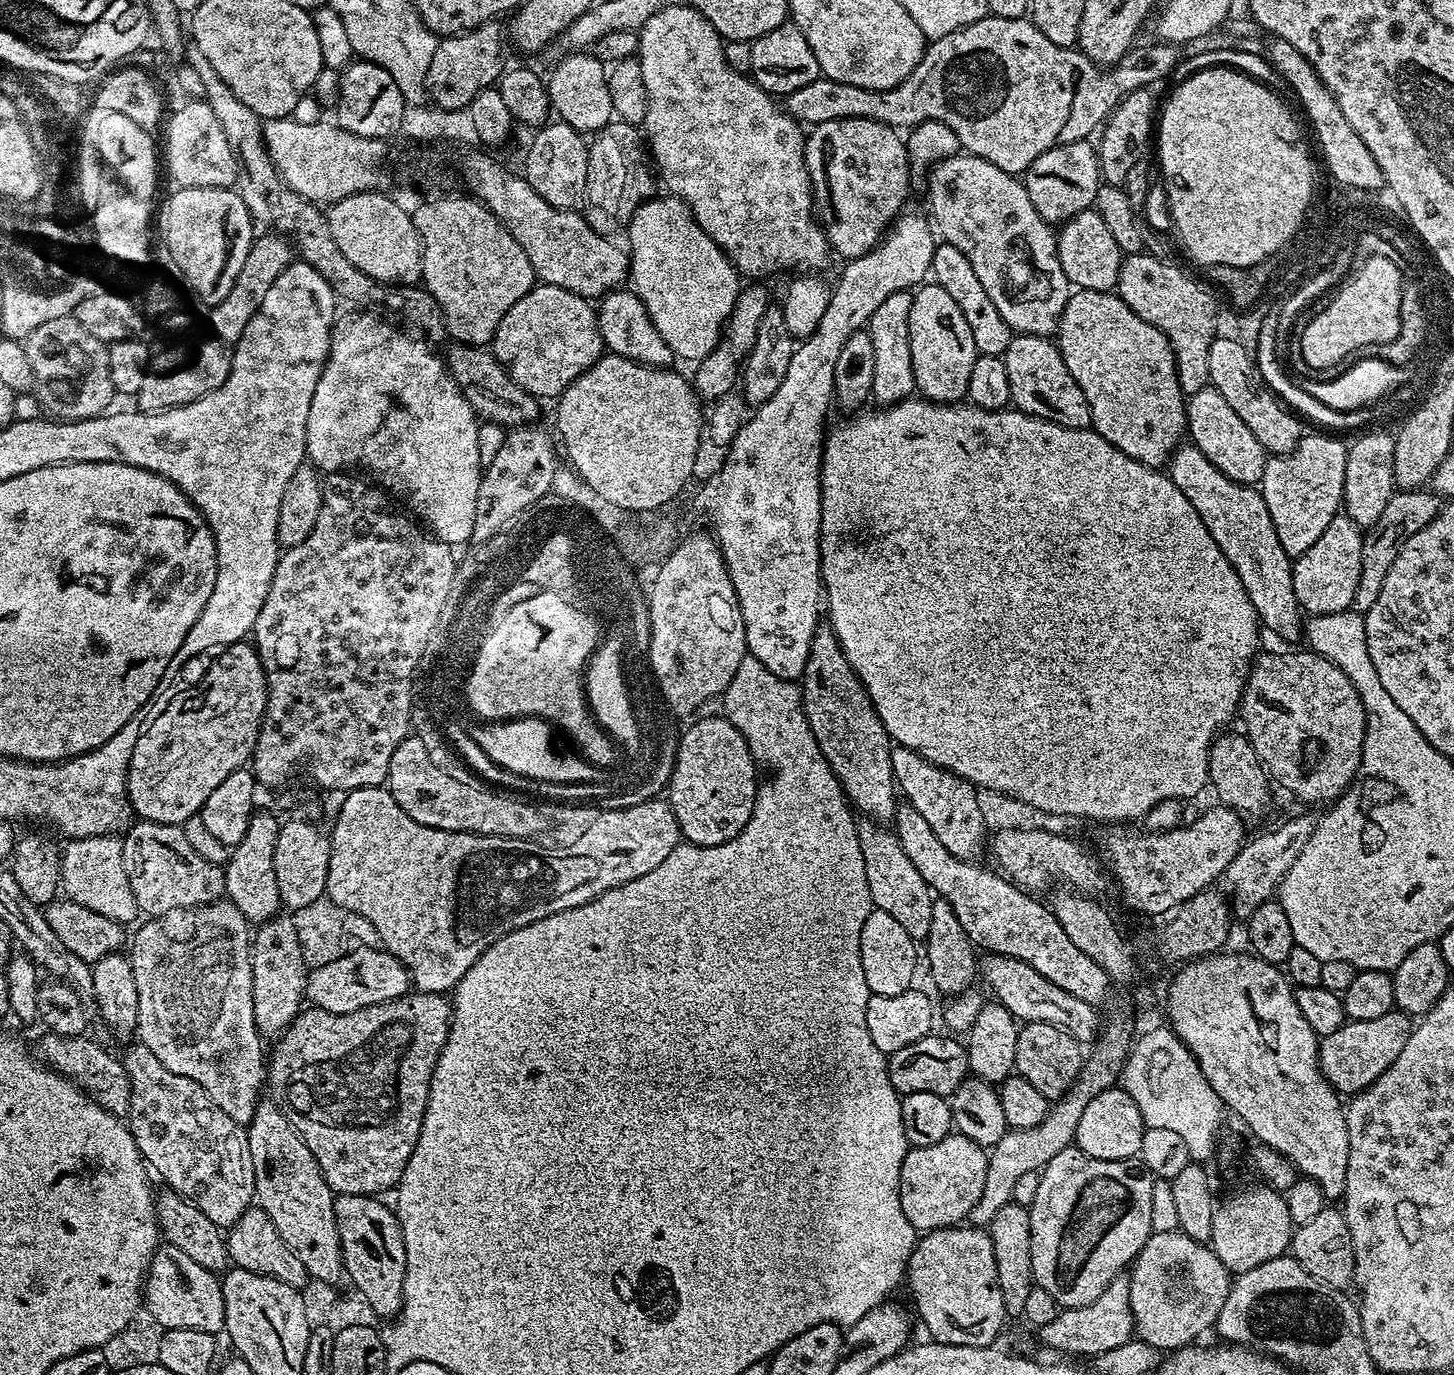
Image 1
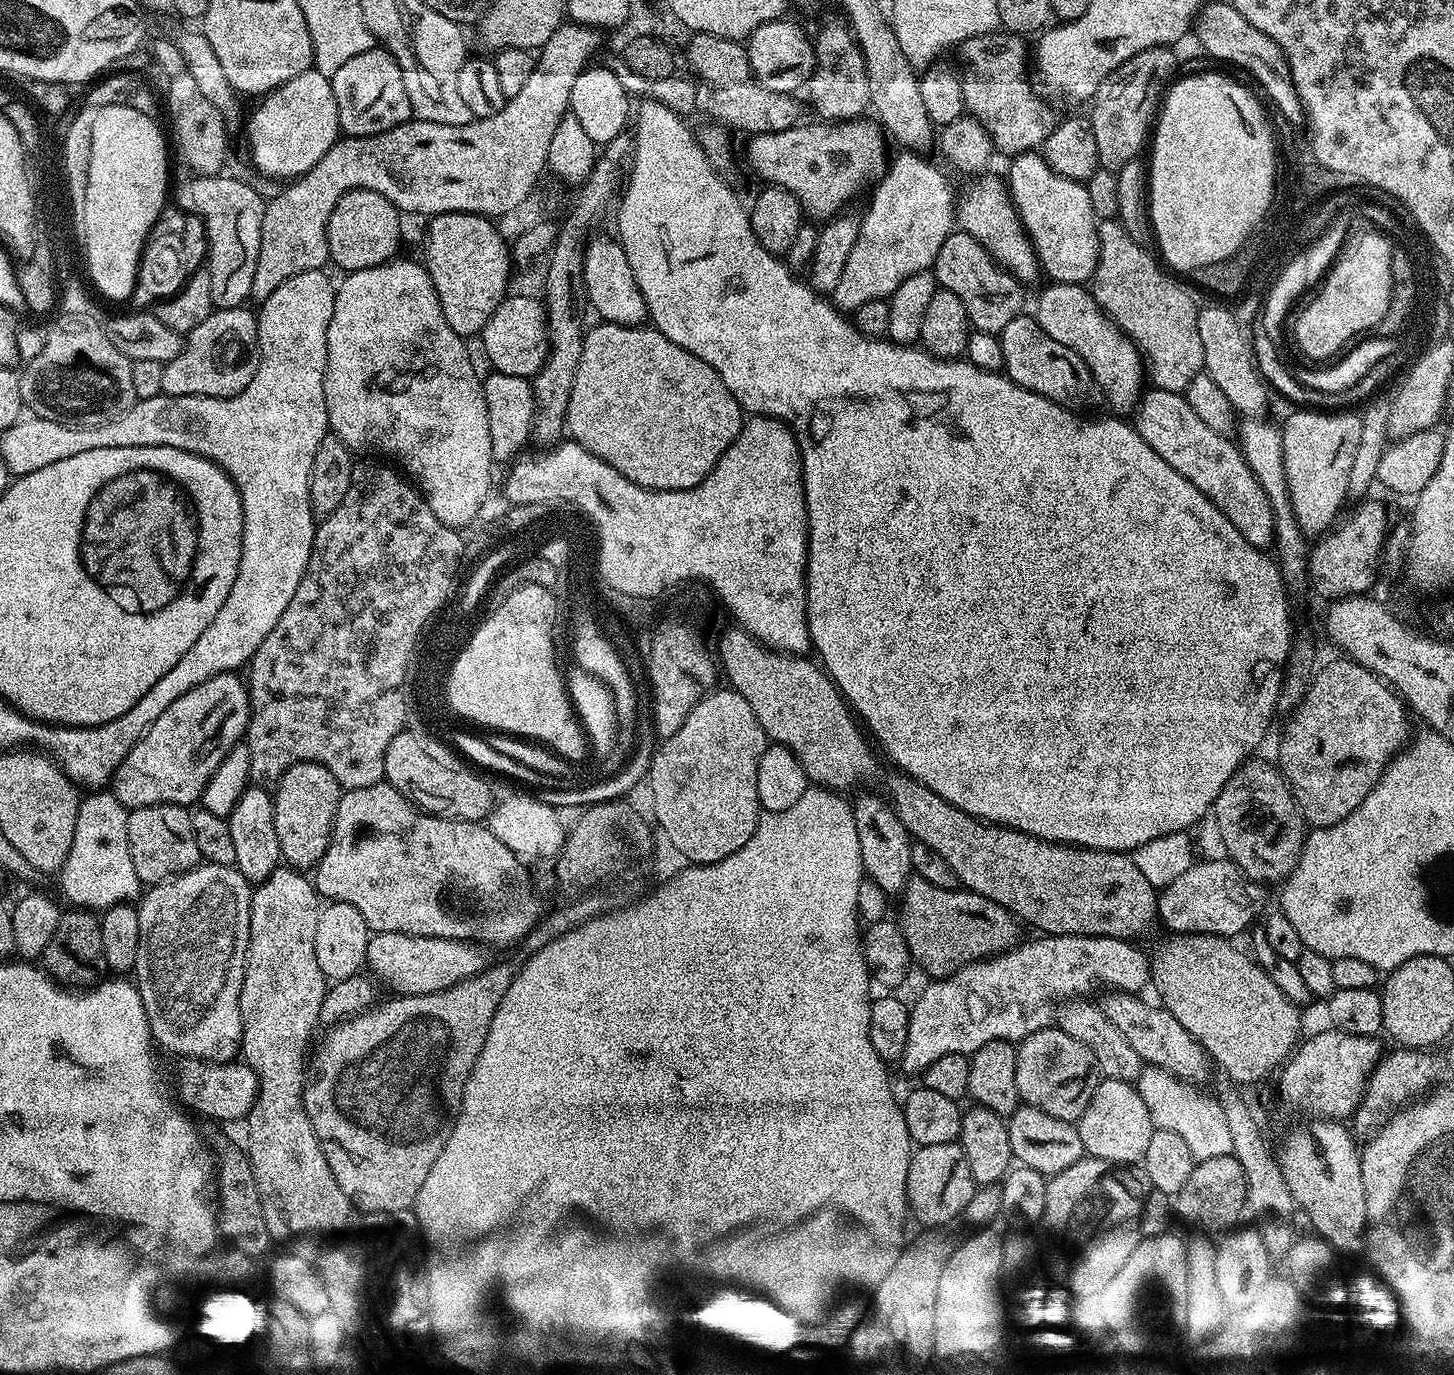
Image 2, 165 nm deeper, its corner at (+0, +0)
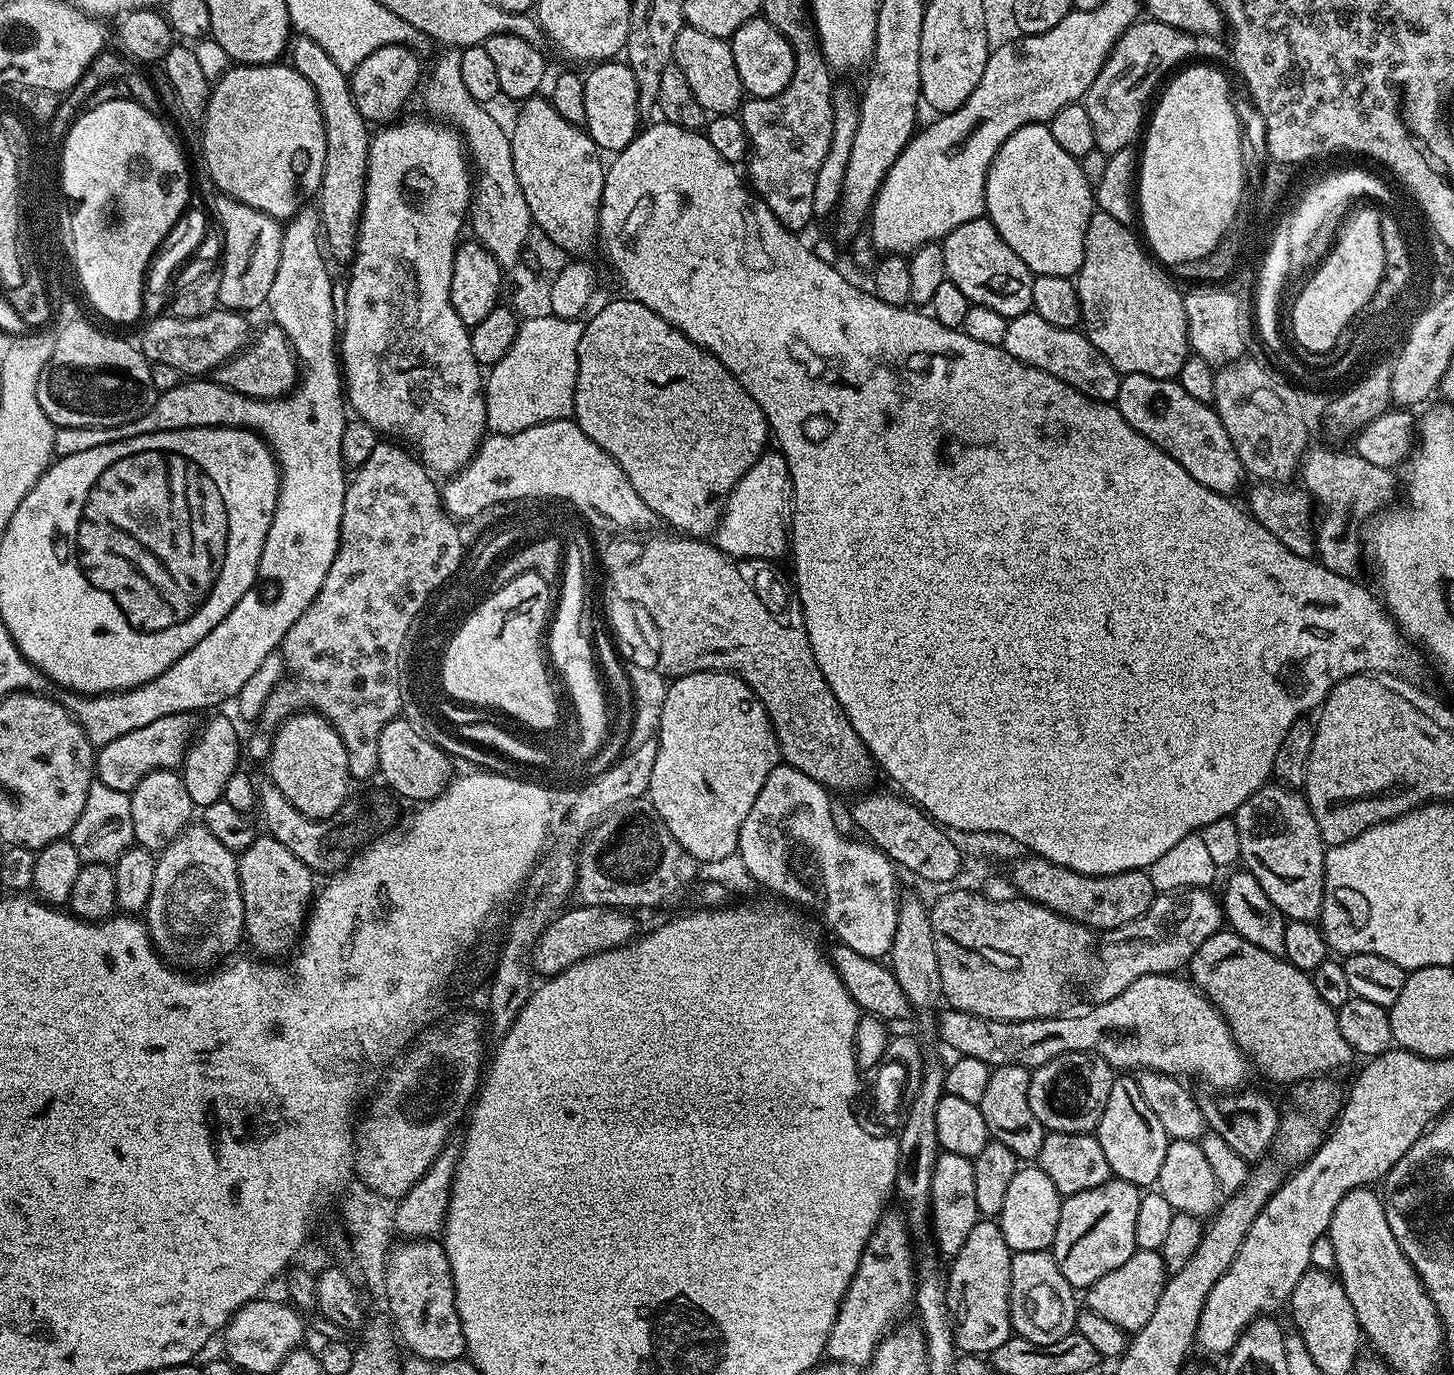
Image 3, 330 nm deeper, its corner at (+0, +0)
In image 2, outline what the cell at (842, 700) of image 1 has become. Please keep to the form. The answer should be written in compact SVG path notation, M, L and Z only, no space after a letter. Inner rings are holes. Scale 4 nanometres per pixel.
M883 795L860 796L852 804L852 813L858 826L858 840L862 850L862 866L865 877L873 880L884 892L899 894L906 882L912 879L912 845L914 838L902 826L902 818L893 810Z

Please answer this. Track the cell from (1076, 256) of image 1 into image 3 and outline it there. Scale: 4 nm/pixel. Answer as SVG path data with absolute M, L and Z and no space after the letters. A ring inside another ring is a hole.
M1027 124L1014 130L1014 134L1002 142L984 185L987 219L992 221L998 234L1002 234L1006 246L1026 262L1028 269L1037 276L1075 277L1082 266L1086 230L1094 211L1094 188L1084 175L1079 159L1058 146L1051 127Z

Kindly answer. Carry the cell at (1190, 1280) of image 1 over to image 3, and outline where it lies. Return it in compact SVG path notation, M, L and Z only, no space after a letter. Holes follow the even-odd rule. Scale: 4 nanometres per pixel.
M1137 1250L1130 1258L1126 1258L1126 1262L1122 1262L1122 1266L1118 1266L1118 1270L1102 1274L1096 1284L1086 1289L1087 1311L1098 1314L1098 1318L1106 1318L1106 1322L1114 1322L1114 1326L1126 1334L1135 1334L1154 1315L1154 1306L1158 1306L1158 1298L1162 1298L1165 1279L1166 1269L1160 1253Z

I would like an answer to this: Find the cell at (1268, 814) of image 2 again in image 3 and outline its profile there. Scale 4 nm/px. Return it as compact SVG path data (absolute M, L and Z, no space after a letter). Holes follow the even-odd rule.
M1269 782L1254 794L1250 794L1250 798L1246 798L1246 802L1242 802L1242 806L1238 806L1234 823L1236 823L1236 844L1240 847L1241 858L1244 859L1243 867L1250 874L1254 874L1254 878L1258 878L1258 886L1262 886L1262 890L1266 890L1266 898L1270 898L1270 902L1274 902L1274 906L1278 906L1280 913L1288 920L1315 921L1320 915L1320 907L1324 897L1324 854L1326 845L1320 836L1318 822L1314 822L1314 814L1308 808L1307 799L1299 791L1285 788L1275 782Z

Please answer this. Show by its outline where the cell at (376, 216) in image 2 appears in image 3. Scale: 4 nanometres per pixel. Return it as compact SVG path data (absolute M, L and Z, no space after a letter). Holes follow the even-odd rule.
M297 35L290 44L291 56L290 67L298 70L298 74L314 86L326 130L326 162L318 193L322 236L330 256L332 251L331 259L348 262L356 254L356 233L360 226L360 212L364 208L370 125L362 118L354 102L349 73L340 70L317 42L306 35Z

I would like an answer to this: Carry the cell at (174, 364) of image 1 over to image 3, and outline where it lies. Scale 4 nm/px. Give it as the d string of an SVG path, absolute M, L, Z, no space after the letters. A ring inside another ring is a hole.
M268 322L257 336L255 333L254 339L244 351L217 366L214 379L223 388L243 396L253 396L255 400L277 400L298 383L296 353L283 330L274 322Z

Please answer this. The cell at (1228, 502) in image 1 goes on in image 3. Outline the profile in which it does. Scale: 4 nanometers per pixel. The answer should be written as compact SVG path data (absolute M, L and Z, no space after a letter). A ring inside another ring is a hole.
M1127 374L1118 386L1114 407L1135 432L1170 454L1170 458L1174 458L1190 478L1202 482L1202 486L1231 497L1236 494L1232 492L1238 491L1240 483L1246 480L1234 442L1230 442L1230 434L1226 434L1226 426L1222 426L1215 407L1203 404L1198 398L1190 398L1176 380Z

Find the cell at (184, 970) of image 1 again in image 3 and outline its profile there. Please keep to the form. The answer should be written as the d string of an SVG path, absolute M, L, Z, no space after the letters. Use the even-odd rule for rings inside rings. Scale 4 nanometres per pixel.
M200 822L189 823L180 836L157 855L144 921L153 947L173 965L196 970L192 968L215 965L237 951L236 943L244 936L237 863L237 853L226 850Z

